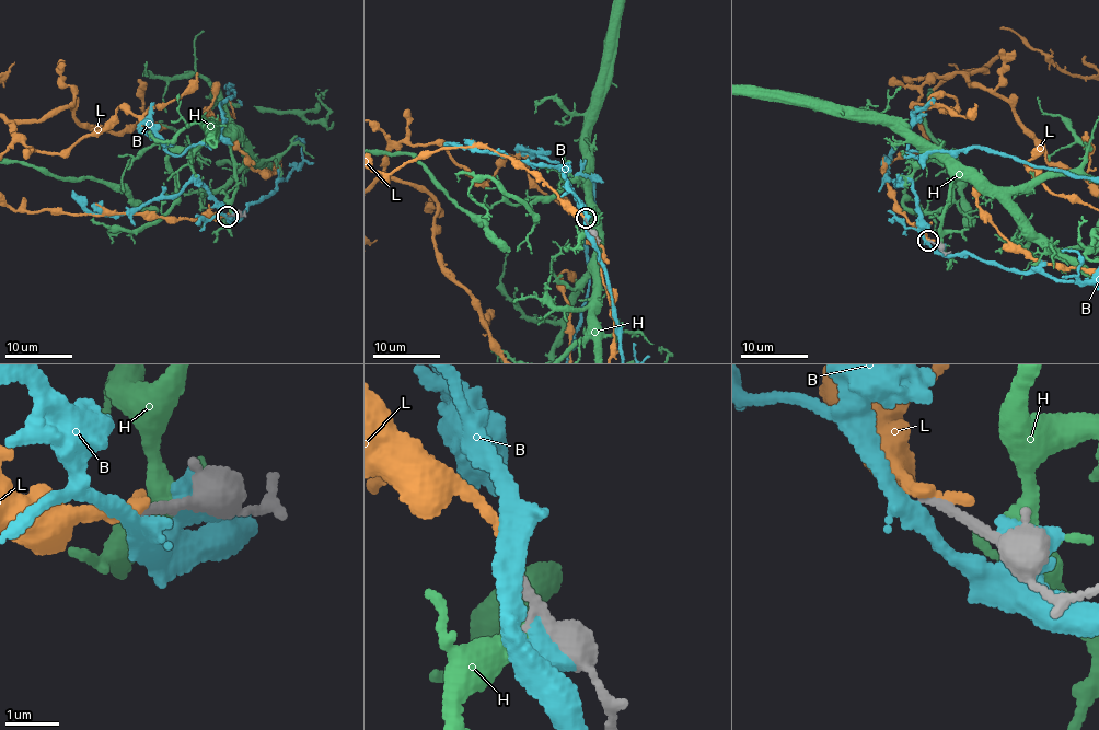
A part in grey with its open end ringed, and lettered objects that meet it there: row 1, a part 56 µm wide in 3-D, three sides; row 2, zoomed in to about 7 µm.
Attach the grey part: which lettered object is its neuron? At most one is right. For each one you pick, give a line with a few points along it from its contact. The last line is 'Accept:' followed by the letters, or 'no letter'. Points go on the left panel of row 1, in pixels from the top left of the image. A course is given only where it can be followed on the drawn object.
Accept: no letter

